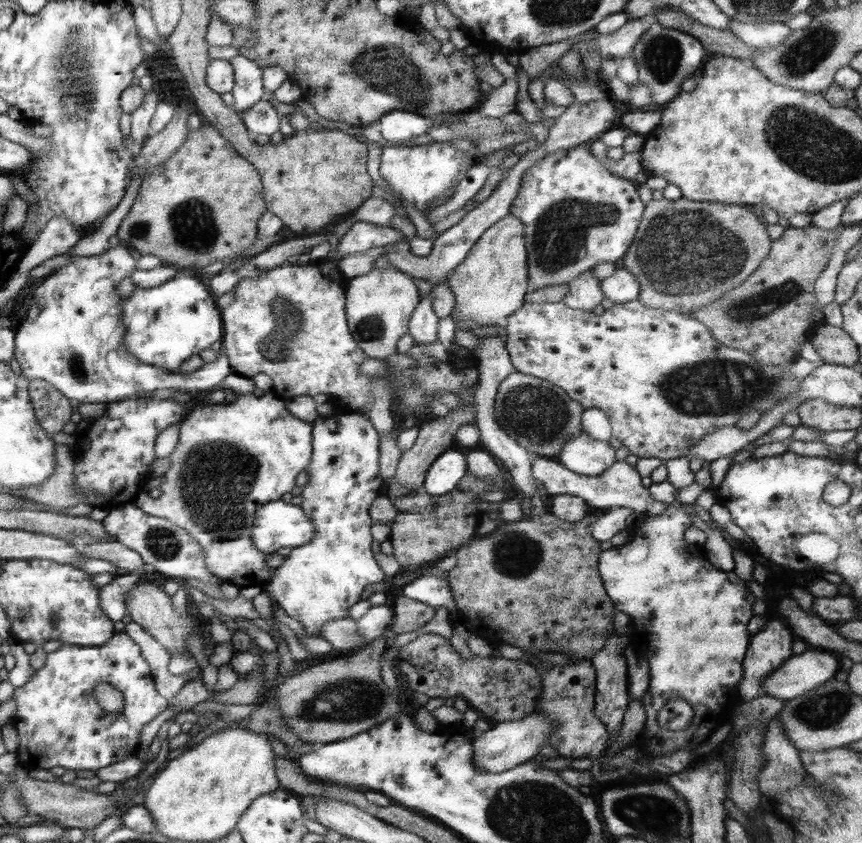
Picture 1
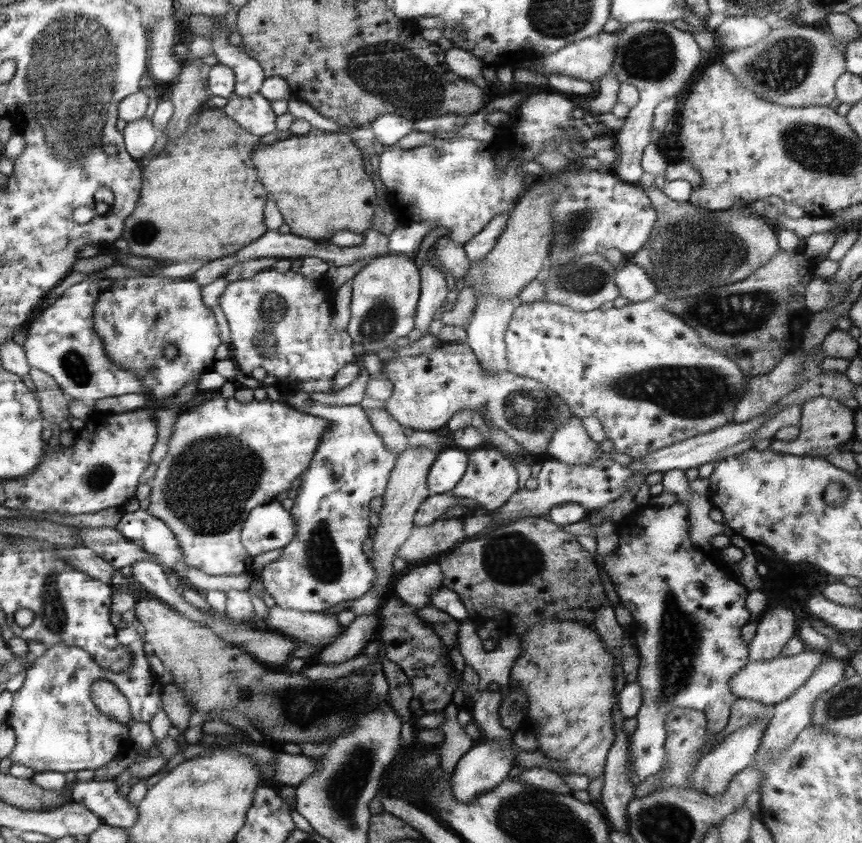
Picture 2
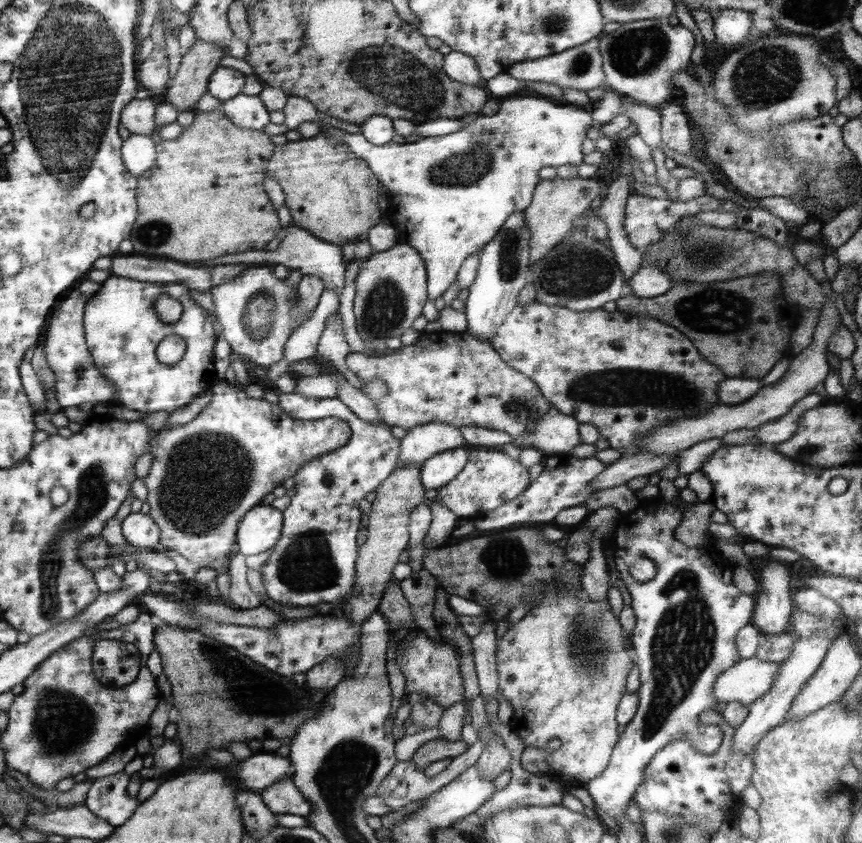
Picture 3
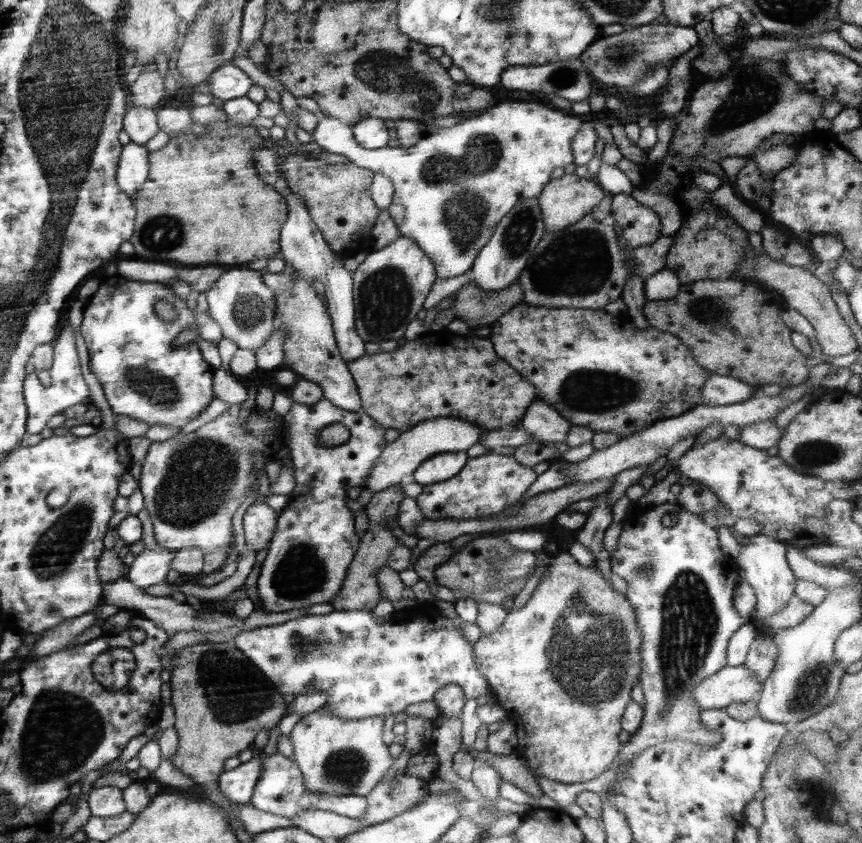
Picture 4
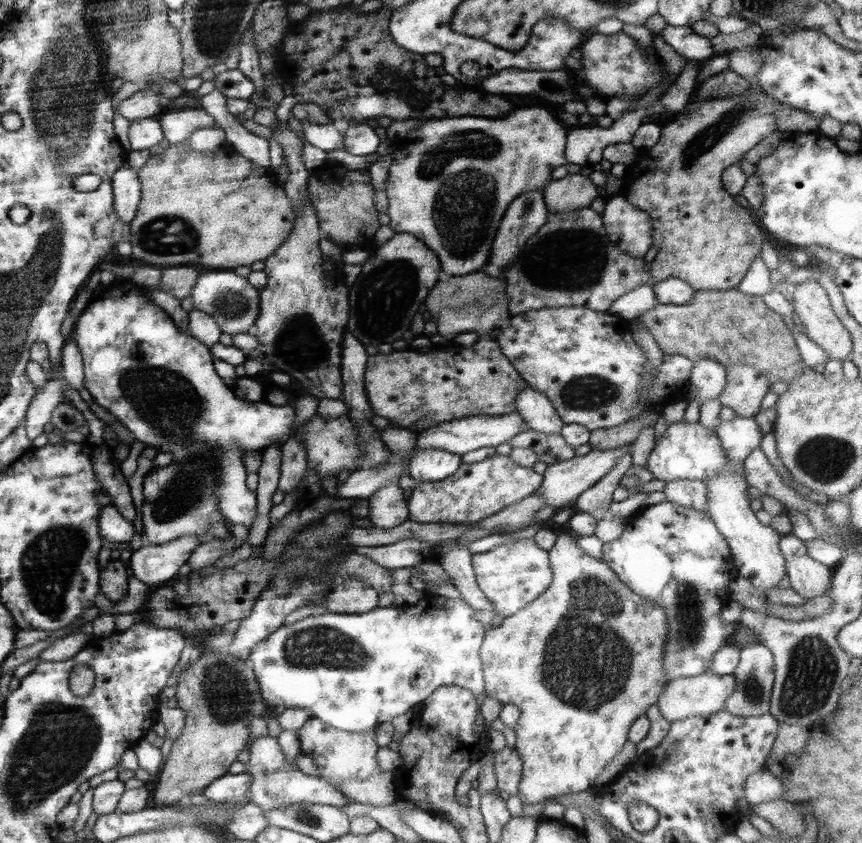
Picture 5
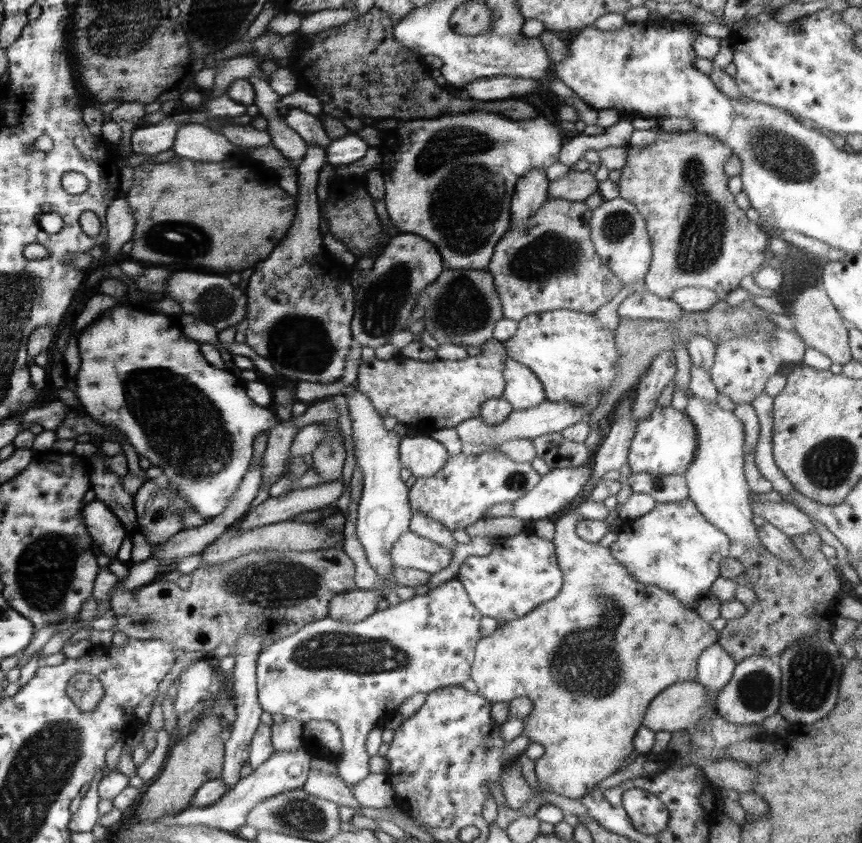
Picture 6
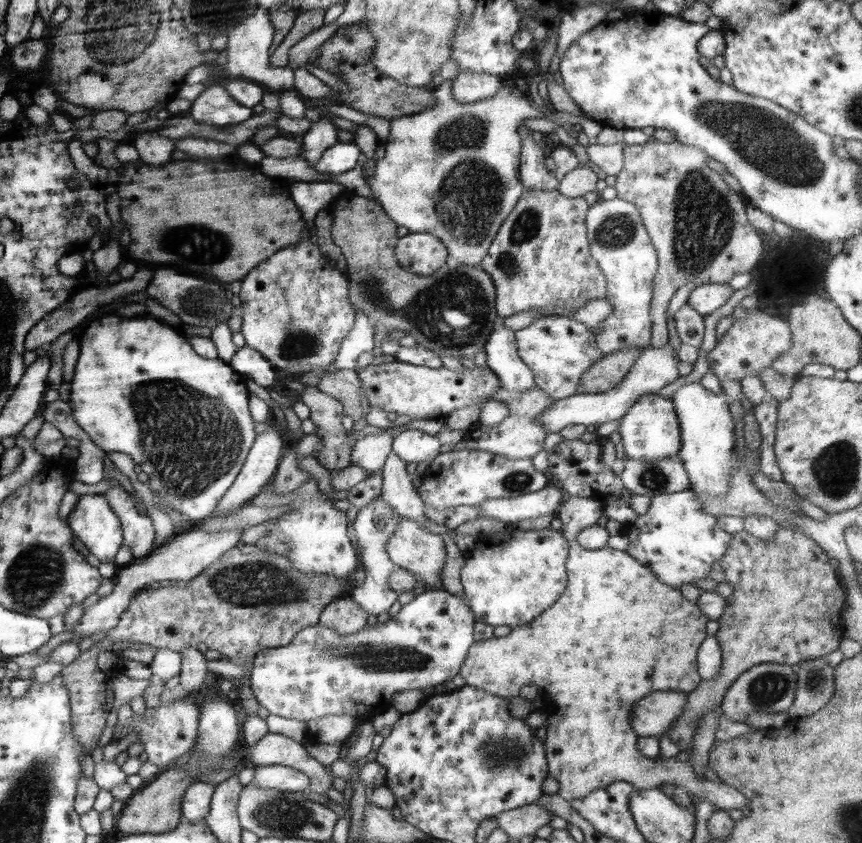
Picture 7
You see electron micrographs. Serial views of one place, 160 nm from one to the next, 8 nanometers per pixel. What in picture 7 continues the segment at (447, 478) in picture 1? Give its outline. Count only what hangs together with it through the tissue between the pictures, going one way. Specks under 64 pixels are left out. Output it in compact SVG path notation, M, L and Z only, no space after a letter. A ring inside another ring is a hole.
M407 429L393 438L391 450L407 464L424 462L436 458L440 452L441 442L436 435L431 436L418 429Z

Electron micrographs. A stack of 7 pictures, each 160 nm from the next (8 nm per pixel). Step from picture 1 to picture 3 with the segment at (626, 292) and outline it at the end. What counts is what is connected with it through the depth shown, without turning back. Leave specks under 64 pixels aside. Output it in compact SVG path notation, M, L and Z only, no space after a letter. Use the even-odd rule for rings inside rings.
M645 264L628 280L626 287L629 294L637 298L655 298L666 294L673 285L670 275L658 267Z

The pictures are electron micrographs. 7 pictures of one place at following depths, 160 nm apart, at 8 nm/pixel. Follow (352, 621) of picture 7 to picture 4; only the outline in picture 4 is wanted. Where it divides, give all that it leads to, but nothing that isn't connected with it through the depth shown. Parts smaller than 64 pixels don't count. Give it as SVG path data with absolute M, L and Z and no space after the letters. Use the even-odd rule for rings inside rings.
M400 483L386 487L375 492L369 503L364 506L369 518L369 528L361 539L358 550L348 567L343 585L336 593L330 604L336 611L371 611L382 599L377 581L377 572L388 564L392 549L401 540L395 536L395 531L388 528L388 523L397 518L401 500L406 494L402 491Z

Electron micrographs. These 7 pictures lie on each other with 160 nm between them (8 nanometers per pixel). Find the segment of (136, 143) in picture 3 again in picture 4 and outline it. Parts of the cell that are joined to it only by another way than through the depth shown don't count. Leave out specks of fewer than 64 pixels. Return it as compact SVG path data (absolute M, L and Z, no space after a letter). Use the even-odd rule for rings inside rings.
M130 142L121 150L117 181L128 196L134 198L136 192L146 182L150 163L146 145Z

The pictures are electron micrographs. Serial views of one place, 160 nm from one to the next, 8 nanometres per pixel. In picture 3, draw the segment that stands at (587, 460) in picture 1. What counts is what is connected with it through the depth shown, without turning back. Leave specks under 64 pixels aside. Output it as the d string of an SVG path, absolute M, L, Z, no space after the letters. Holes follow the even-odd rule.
M551 411L538 420L532 432L513 443L518 448L537 448L548 456L568 456L568 452L581 443L579 426L580 423L573 416Z

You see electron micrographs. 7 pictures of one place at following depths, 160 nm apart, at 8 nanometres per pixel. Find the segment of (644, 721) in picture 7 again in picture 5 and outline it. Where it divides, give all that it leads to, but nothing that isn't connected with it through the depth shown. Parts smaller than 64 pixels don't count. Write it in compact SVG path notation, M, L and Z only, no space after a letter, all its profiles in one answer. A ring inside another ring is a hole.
M706 671L698 676L678 677L671 680L660 693L658 708L662 716L668 721L676 722L693 716L708 716L723 710L726 700L735 691L736 677Z

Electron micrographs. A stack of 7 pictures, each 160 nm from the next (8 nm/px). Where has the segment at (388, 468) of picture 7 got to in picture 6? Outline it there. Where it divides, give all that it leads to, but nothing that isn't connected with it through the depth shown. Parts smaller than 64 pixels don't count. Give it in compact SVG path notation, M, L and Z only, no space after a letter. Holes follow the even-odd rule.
M412 508L409 531L422 536L444 548L448 547L455 554L458 542L452 538L452 531L448 530L441 522L426 516L423 512Z

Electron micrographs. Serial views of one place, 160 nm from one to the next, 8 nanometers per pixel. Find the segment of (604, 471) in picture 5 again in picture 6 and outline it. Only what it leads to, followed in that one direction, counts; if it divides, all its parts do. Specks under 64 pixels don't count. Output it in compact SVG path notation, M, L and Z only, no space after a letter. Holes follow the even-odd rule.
M593 460L577 467L550 469L547 474L541 476L540 482L530 492L512 502L511 516L526 521L554 519L561 512L570 508L574 499L584 490L584 485L592 474Z

